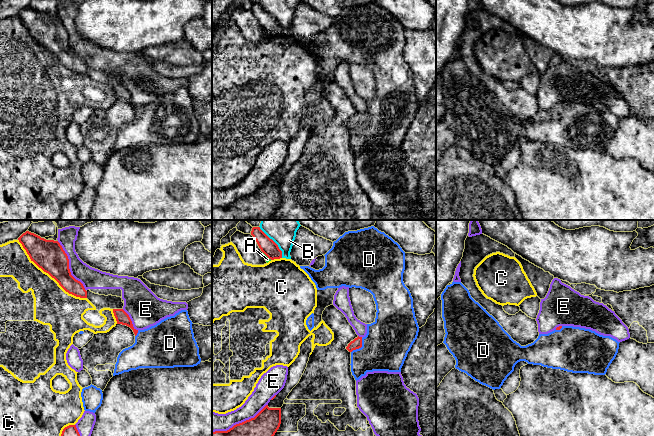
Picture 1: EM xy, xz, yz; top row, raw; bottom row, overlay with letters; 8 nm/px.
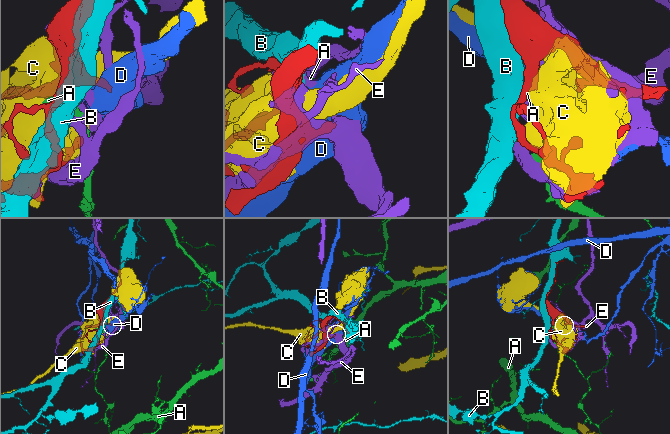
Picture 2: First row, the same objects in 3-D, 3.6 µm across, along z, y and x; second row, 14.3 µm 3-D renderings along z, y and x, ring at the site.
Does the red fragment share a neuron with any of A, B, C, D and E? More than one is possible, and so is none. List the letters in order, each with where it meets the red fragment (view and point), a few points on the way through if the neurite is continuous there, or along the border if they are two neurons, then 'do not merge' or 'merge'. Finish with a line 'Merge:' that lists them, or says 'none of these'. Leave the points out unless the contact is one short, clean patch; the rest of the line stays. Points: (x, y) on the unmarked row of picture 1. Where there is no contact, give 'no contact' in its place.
A: contact xz (267, 32); border xz (263, 28), (271, 35); do not merge
B: contact xz (274, 18); do not merge
C: contact xy (49, 50); do not merge
D: contact xz (360, 123); way xz (357, 118), (360, 123), (380, 123), (388, 116); merge
E: contact xz (239, 199); do not merge
Merge: D

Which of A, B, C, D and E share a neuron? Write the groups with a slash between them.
A / B / C / D / E

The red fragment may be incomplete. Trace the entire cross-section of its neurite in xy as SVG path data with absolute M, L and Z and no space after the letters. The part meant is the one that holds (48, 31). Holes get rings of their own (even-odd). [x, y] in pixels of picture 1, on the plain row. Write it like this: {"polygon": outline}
{"polygon": "M29 7L23 9L18 16L31 37L54 54L66 68L87 74L83 60L71 51L68 32L58 17L46 16Z"}

